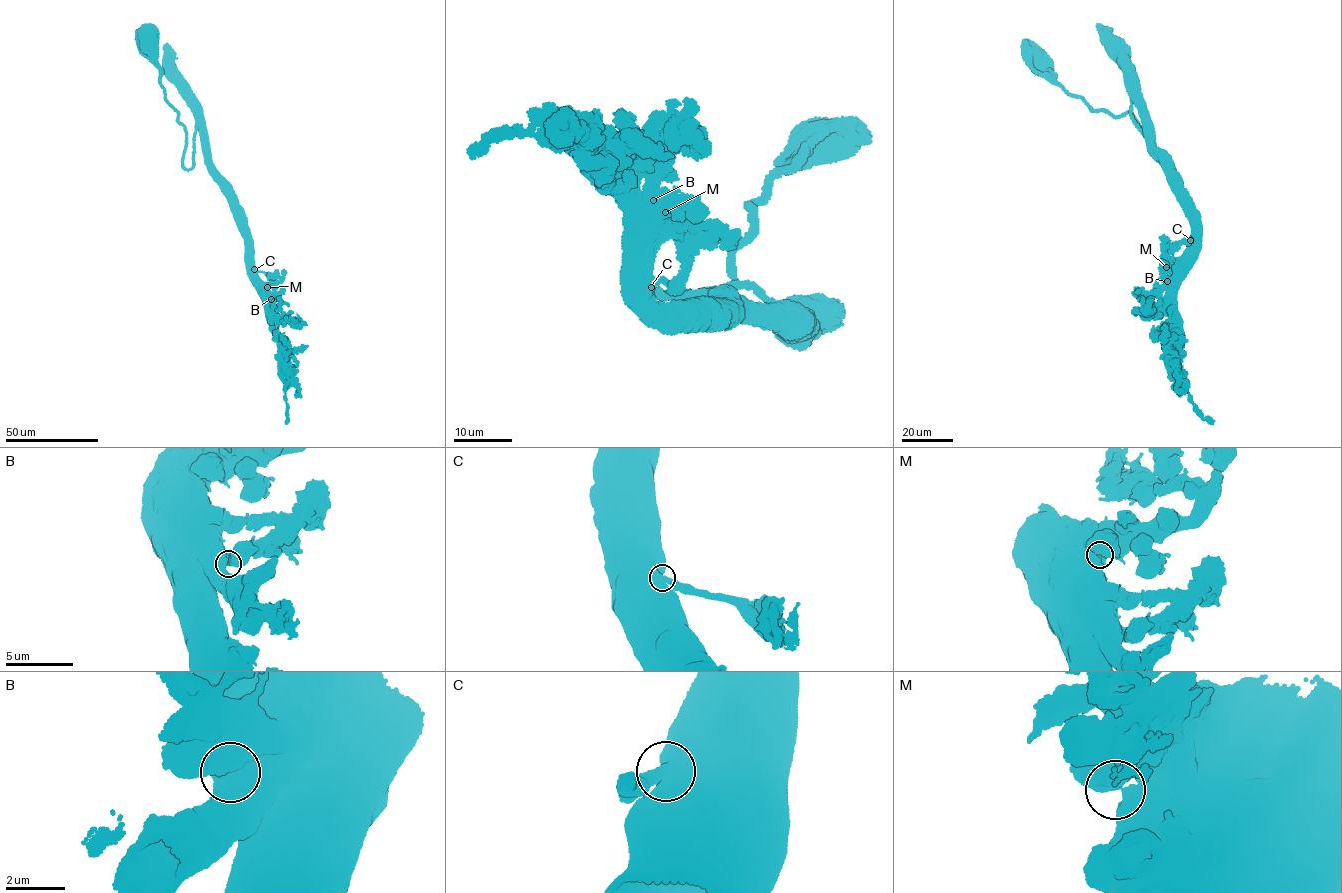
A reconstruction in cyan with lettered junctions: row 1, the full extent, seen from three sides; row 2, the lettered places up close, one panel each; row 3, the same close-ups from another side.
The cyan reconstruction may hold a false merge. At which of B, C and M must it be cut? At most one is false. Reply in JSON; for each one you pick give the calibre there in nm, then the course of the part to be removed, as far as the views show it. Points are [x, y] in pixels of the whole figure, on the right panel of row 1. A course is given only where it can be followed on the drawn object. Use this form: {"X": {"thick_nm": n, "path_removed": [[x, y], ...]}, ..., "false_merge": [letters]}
{"false_merge": []}

